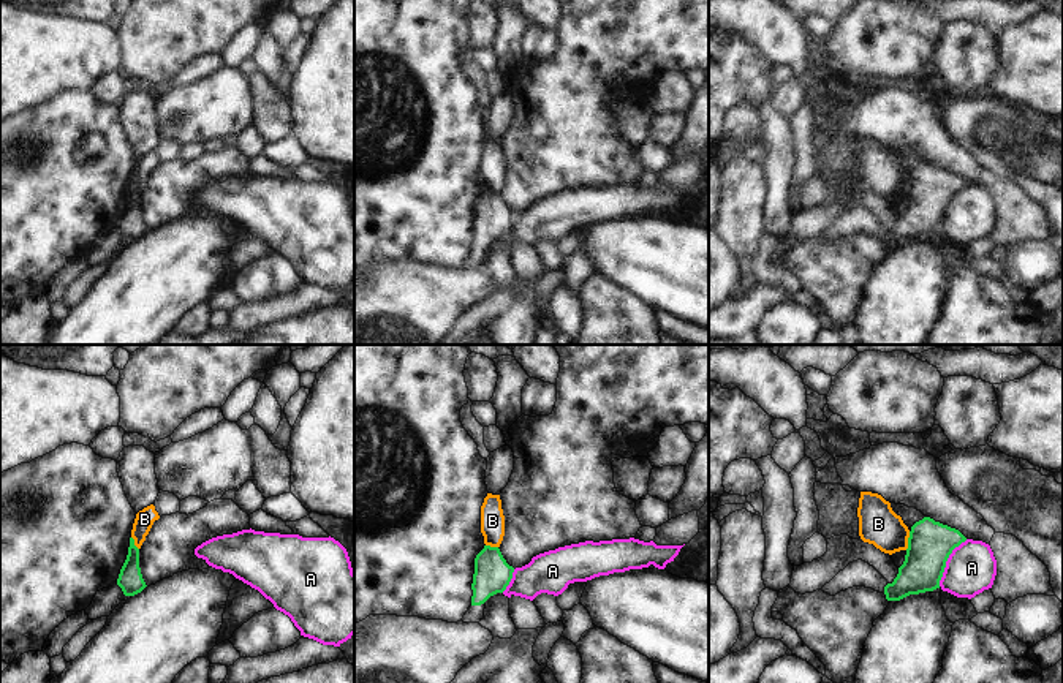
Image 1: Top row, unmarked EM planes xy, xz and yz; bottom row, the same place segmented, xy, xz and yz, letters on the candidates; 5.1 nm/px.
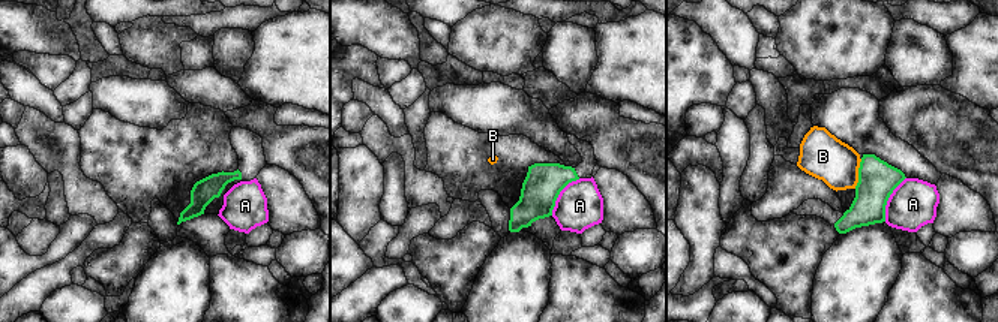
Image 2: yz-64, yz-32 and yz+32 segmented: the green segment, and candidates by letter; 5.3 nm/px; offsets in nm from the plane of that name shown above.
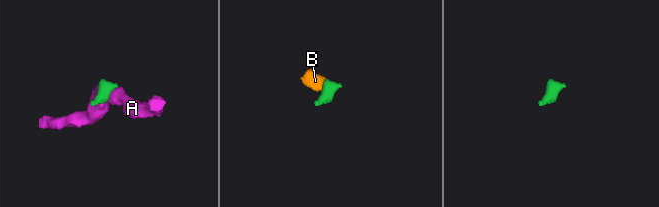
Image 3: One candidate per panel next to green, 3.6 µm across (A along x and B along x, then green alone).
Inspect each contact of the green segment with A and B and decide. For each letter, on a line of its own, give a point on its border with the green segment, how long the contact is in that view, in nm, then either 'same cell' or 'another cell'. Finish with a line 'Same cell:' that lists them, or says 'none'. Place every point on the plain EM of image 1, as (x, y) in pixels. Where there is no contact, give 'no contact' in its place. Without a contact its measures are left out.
A: meets green in yz at (946, 206); contact 280 nm long; another cell
B: meets green in yz at (908, 187); contact 100 nm long; another cell
Same cell: none

